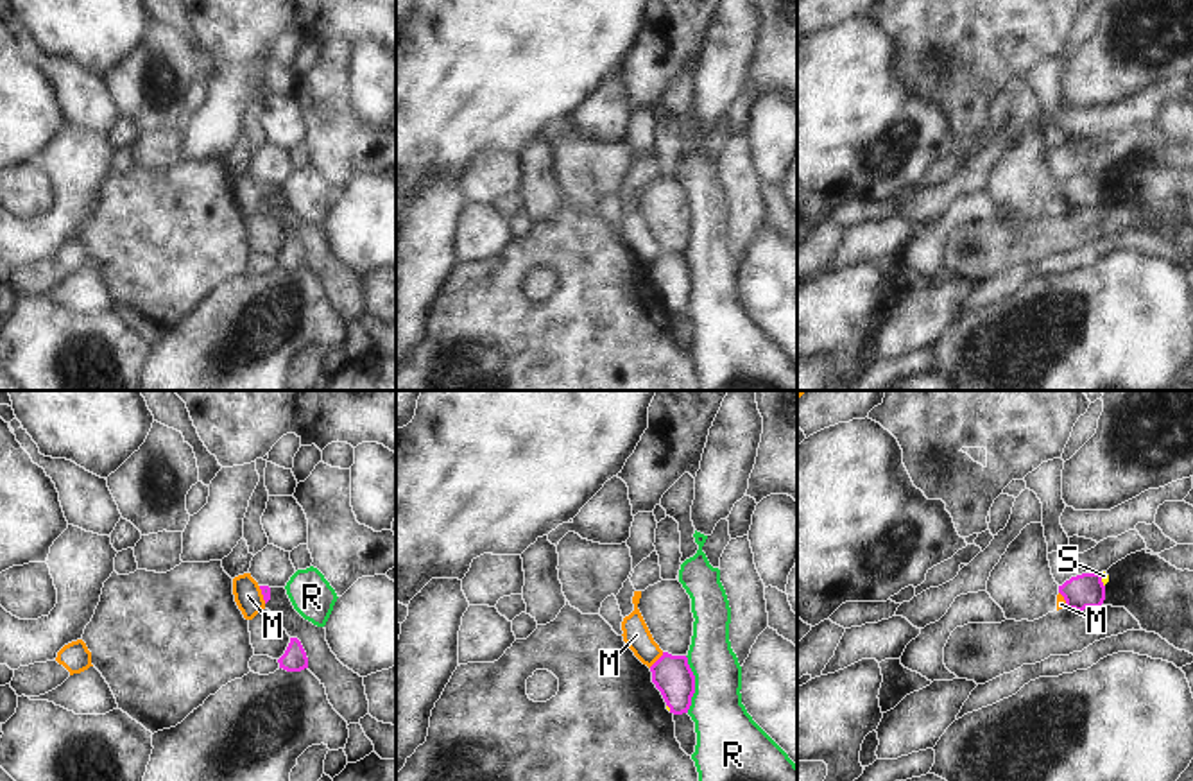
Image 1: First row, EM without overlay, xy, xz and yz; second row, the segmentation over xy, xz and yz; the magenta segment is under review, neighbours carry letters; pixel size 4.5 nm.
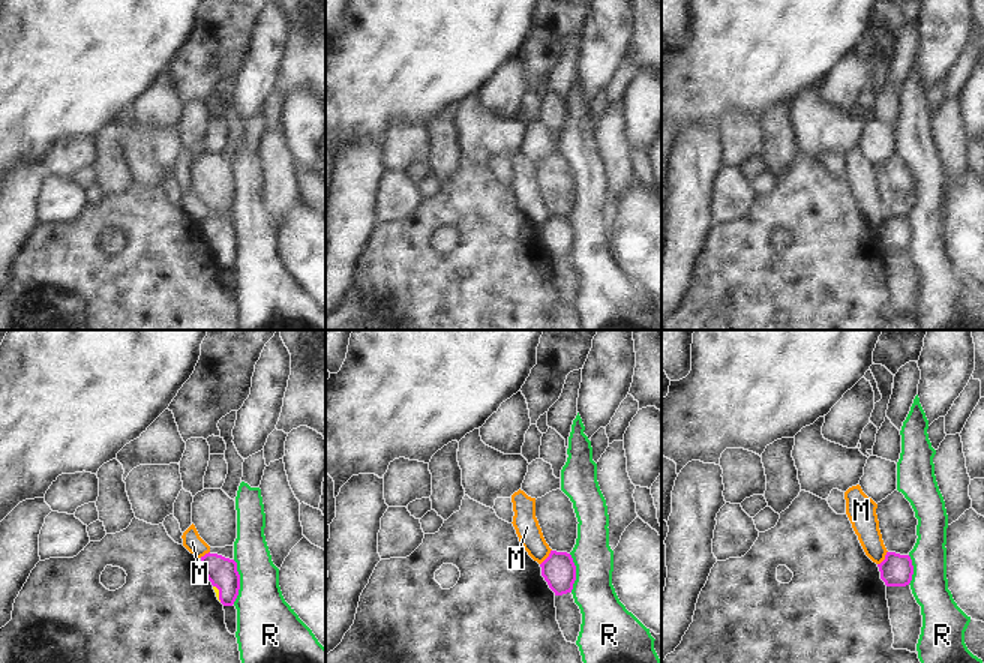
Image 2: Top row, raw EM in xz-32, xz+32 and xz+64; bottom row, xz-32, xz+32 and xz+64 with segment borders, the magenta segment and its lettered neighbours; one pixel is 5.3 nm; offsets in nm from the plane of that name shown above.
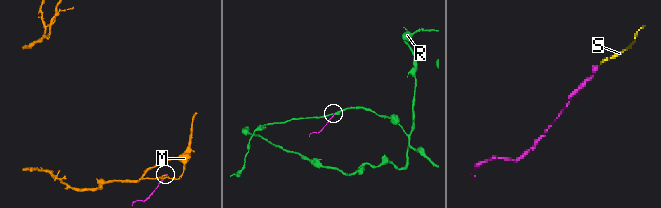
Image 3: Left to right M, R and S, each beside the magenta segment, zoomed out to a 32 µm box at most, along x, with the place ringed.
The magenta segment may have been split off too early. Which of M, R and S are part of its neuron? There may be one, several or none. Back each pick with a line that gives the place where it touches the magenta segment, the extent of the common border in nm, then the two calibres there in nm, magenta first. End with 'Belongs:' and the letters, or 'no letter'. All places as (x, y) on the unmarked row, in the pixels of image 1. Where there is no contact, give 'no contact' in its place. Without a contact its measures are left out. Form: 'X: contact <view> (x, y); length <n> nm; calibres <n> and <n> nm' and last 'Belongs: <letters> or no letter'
S: contact yz (1100, 180); length 70 nm; calibres 150 and 30 nm
Belongs: S

